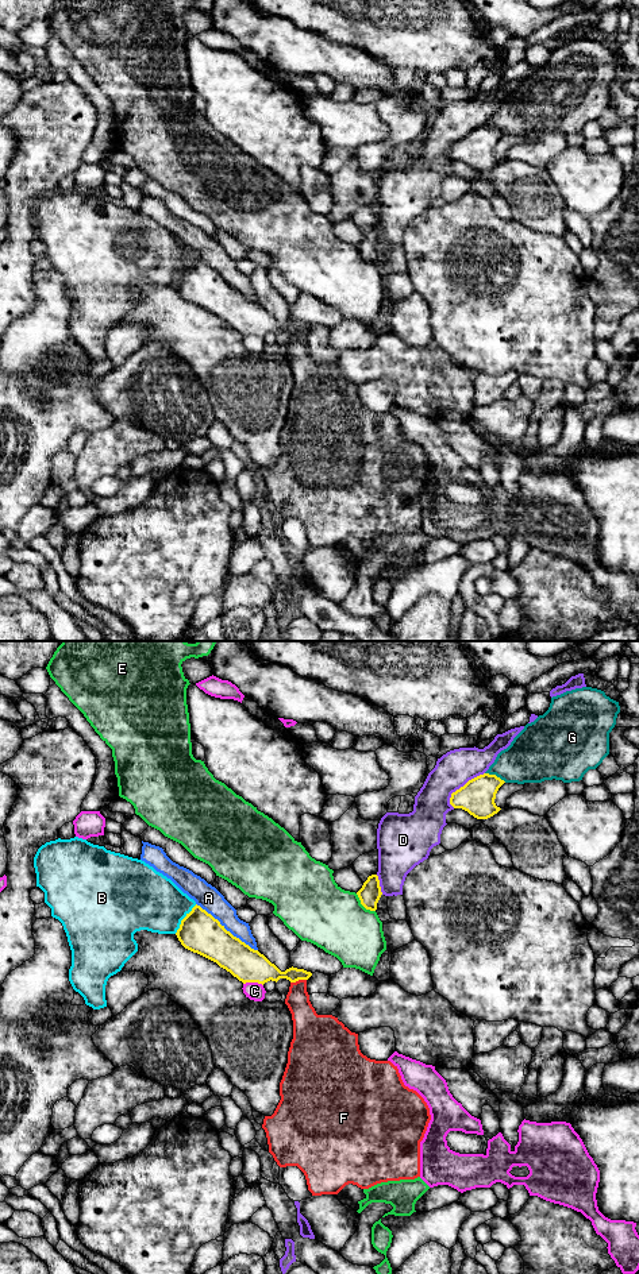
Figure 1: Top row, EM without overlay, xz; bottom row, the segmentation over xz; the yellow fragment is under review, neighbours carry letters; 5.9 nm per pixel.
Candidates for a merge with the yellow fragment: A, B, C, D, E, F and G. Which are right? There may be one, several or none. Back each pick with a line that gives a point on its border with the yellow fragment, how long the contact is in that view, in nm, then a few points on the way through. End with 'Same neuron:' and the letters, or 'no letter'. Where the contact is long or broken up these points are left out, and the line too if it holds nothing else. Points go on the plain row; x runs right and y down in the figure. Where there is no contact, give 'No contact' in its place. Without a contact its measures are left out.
Same neuron: no letter

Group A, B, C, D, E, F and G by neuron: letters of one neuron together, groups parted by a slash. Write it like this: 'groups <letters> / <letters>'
groups A F / B / C / D / E / G

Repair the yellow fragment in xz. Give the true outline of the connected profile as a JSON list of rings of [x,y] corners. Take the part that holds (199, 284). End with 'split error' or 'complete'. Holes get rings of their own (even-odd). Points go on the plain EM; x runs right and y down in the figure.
[[[197,256],[181,273],[176,287],[185,301],[216,314],[243,336],[263,337],[270,332],[277,335],[280,331],[296,335],[312,328],[311,324],[293,318],[281,324],[263,306],[234,289]]]; complete

